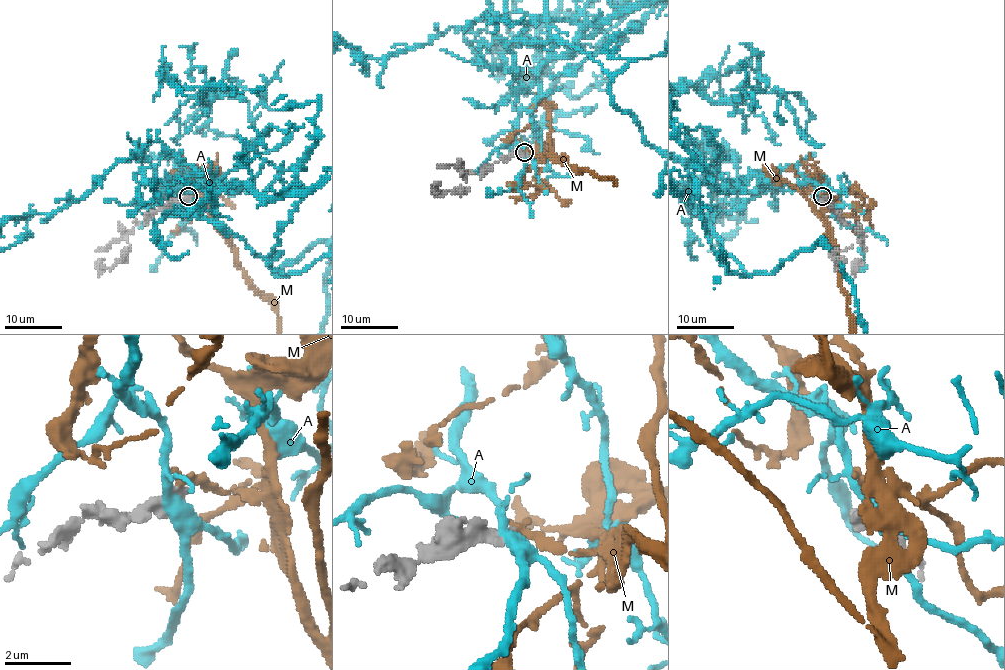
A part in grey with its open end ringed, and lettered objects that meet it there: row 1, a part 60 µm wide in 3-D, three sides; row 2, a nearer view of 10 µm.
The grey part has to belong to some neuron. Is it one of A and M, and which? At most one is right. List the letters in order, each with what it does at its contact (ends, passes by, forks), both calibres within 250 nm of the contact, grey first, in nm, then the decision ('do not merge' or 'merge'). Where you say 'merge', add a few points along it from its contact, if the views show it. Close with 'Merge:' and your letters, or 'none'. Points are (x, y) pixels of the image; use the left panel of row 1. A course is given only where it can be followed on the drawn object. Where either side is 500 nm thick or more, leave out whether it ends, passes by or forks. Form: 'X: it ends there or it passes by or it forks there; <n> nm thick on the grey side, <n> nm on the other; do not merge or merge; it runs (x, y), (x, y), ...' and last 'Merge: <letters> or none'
A: it forks there; 400 nm thick on the grey side, 320 nm on the other; do not merge
M: it ends there; 280 nm thick on the grey side, 240 nm on the other; merge
Merge: M

